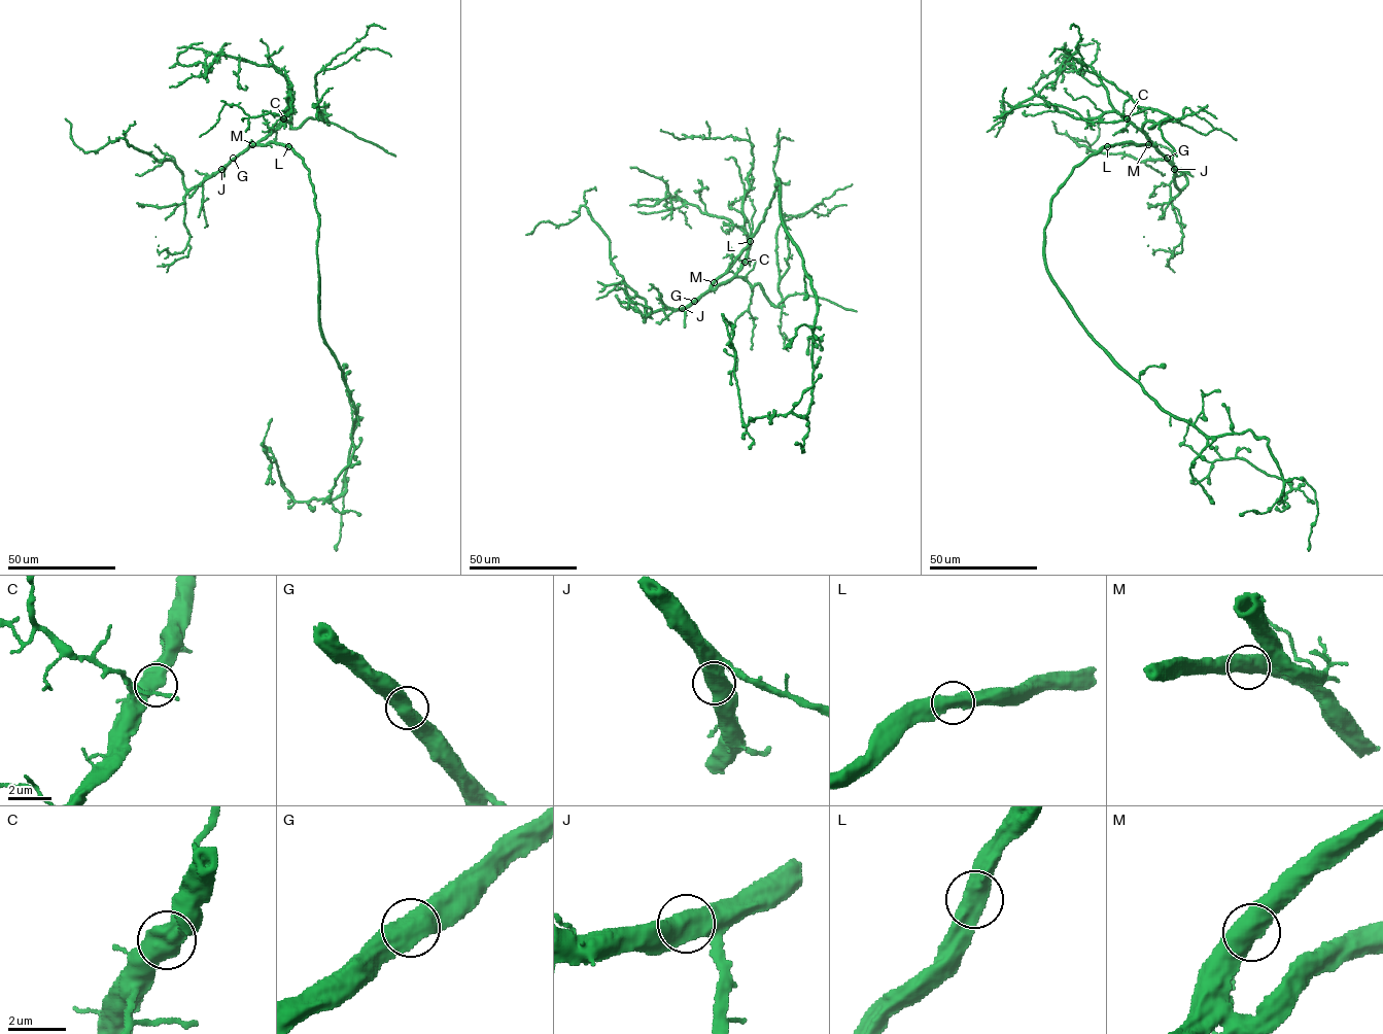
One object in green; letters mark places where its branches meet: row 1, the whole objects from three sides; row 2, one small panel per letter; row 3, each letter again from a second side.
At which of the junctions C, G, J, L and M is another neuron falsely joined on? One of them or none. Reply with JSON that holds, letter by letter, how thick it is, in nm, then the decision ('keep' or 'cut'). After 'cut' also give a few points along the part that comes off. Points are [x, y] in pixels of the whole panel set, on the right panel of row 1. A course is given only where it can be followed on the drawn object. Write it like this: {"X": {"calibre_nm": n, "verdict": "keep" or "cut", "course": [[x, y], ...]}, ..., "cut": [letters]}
{"C": {"calibre_nm": 600, "verdict": "keep"}, "G": {"calibre_nm": 600, "verdict": "keep"}, "J": {"calibre_nm": 600, "verdict": "keep"}, "L": {"calibre_nm": 600, "verdict": "keep"}, "M": {"calibre_nm": 600, "verdict": "keep"}, "cut": []}

